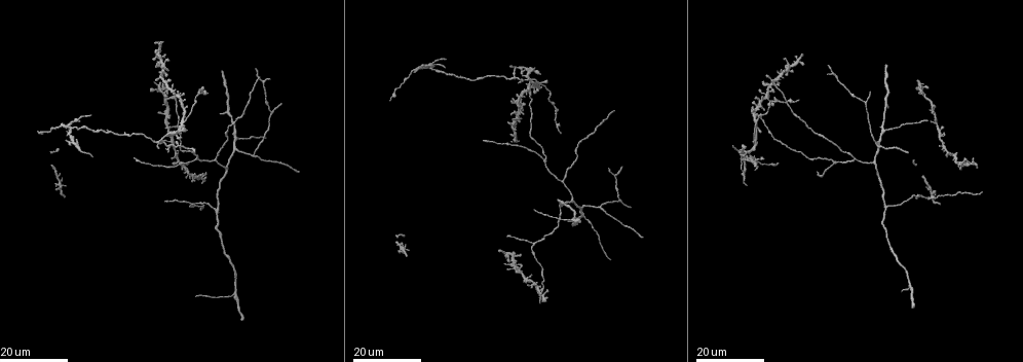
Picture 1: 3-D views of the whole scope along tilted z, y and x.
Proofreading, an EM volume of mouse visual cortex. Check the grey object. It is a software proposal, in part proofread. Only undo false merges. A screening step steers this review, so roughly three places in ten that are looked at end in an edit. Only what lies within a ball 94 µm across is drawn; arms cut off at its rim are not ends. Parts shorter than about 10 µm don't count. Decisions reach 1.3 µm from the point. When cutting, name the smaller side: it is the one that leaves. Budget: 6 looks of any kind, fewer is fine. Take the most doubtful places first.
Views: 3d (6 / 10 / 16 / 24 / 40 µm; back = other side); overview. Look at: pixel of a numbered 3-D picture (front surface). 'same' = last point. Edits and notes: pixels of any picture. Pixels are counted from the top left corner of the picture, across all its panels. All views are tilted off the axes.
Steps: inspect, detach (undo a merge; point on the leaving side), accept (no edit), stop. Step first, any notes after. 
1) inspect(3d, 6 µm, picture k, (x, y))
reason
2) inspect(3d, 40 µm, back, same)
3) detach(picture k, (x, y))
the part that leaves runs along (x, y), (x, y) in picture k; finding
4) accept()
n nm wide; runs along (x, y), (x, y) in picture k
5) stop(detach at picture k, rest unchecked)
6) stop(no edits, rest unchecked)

inspect(3d, 16 µm, picture 1, (183, 122))

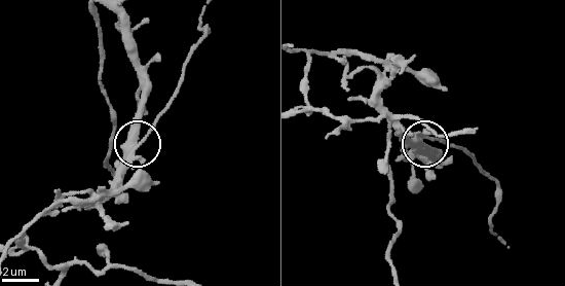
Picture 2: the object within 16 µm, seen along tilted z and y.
inspect(3d, 6 µm, picture 2, (431, 140))
closer look

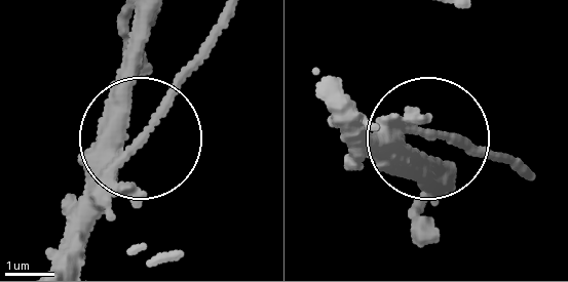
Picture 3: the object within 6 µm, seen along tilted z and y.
detach(picture 3, (158, 110))
side arm 25 µm; two neurons meet here

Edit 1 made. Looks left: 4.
inspect(overview)
redraw

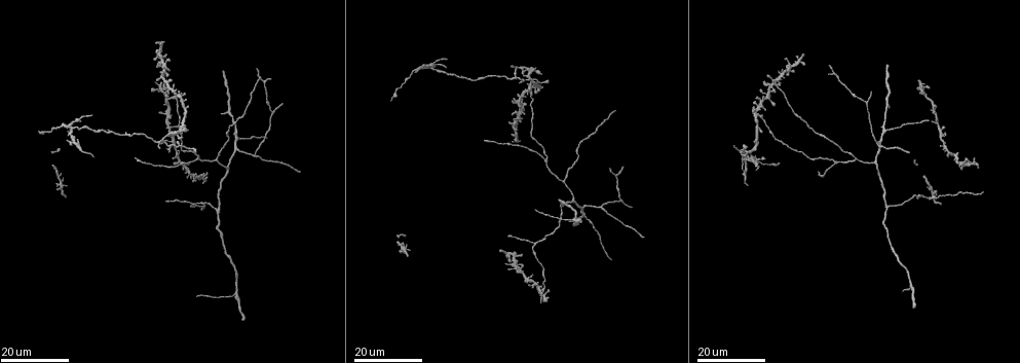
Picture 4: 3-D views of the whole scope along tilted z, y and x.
inspect(3d, 16 µm, picture 4, (890, 208))
thin arm on a thick one

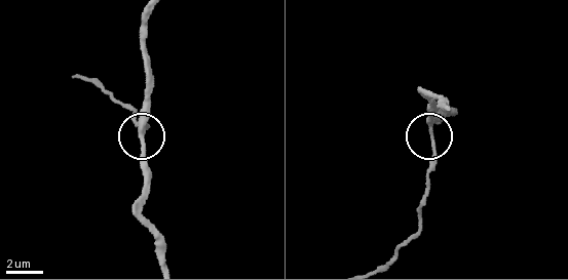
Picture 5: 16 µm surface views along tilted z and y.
inspect(3d, 10 µm, picture 5, (430, 129))
closer look

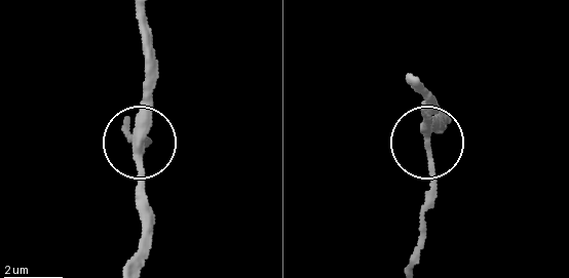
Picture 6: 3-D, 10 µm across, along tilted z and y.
inspect(3d, 6 µm, picture 6, (424, 140))

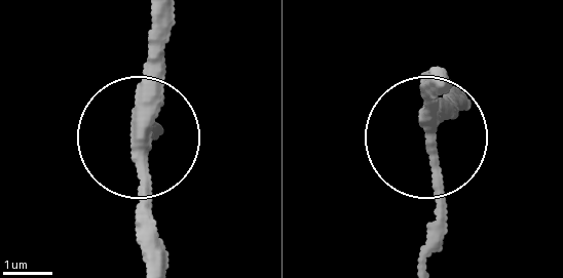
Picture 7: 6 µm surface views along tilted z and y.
accept()
3 arms; runs along (152, 11), (140, 239) in picture 7; one neuron here

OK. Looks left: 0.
stop(detach at picture 3, rest unchecked)

